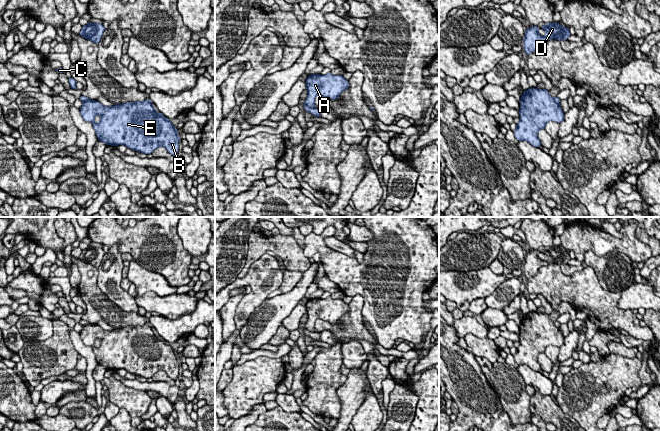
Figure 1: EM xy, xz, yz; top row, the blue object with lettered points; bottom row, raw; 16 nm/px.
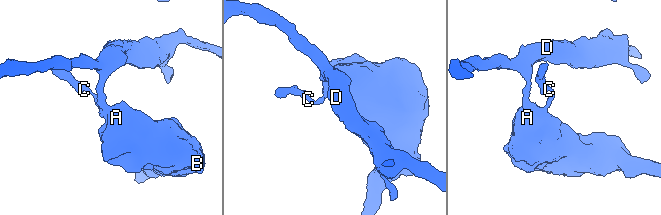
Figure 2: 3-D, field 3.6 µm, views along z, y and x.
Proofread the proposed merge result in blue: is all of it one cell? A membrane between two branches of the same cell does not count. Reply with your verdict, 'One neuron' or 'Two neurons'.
Two neurons

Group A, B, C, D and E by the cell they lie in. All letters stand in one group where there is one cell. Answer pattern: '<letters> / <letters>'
A B E / C D

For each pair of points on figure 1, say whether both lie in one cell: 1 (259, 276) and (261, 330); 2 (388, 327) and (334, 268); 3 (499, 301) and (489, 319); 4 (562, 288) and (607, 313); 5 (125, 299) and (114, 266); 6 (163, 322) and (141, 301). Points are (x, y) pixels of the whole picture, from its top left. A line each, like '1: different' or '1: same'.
1: different
2: same
3: different
4: same
5: same
6: different

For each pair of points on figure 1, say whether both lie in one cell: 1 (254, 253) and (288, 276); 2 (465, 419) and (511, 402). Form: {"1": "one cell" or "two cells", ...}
{"1": "two cells", "2": "two cells"}

